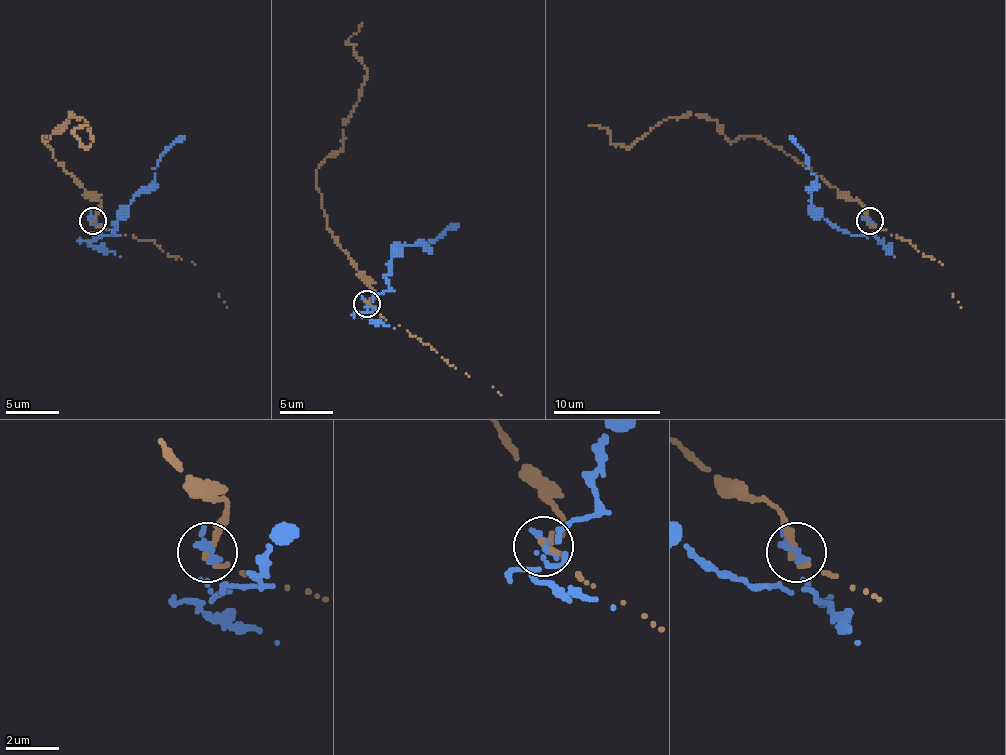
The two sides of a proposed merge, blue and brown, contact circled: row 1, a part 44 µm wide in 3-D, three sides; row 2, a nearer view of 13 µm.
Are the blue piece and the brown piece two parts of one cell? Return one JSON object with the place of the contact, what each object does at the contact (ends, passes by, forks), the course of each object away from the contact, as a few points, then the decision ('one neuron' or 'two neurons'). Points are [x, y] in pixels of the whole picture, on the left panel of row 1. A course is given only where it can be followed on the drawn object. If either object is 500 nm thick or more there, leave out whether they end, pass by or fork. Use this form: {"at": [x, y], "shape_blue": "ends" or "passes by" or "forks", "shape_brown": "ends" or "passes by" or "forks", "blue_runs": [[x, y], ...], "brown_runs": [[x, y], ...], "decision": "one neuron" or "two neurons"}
{"at": [92, 221], "shape_blue": "ends", "shape_brown": "ends", "blue_runs": [[93, 222], [96, 238], [114, 235], [112, 232], [130, 200], [155, 176], [160, 155], [184, 136]], "brown_runs": [[93, 222], [101, 203], [42, 136], [48, 141], [74, 114], [85, 120], [88, 147], [74, 133], [88, 125]], "decision": "two neurons"}

